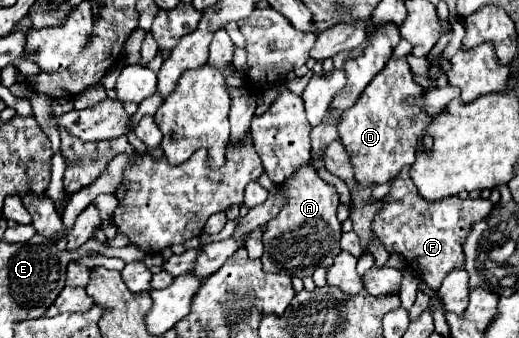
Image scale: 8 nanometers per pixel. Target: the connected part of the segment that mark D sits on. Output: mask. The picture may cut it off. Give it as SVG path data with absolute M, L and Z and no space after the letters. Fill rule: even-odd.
M400 41L386 67L370 81L354 107L346 109L340 117L340 141L350 155L354 179L362 187L388 183L404 165L412 165L416 159L416 145L428 127L430 117L420 107L402 105L404 99L420 97L424 93L424 89L412 81L412 71L406 63L406 55L410 51L412 45L408 41Z

